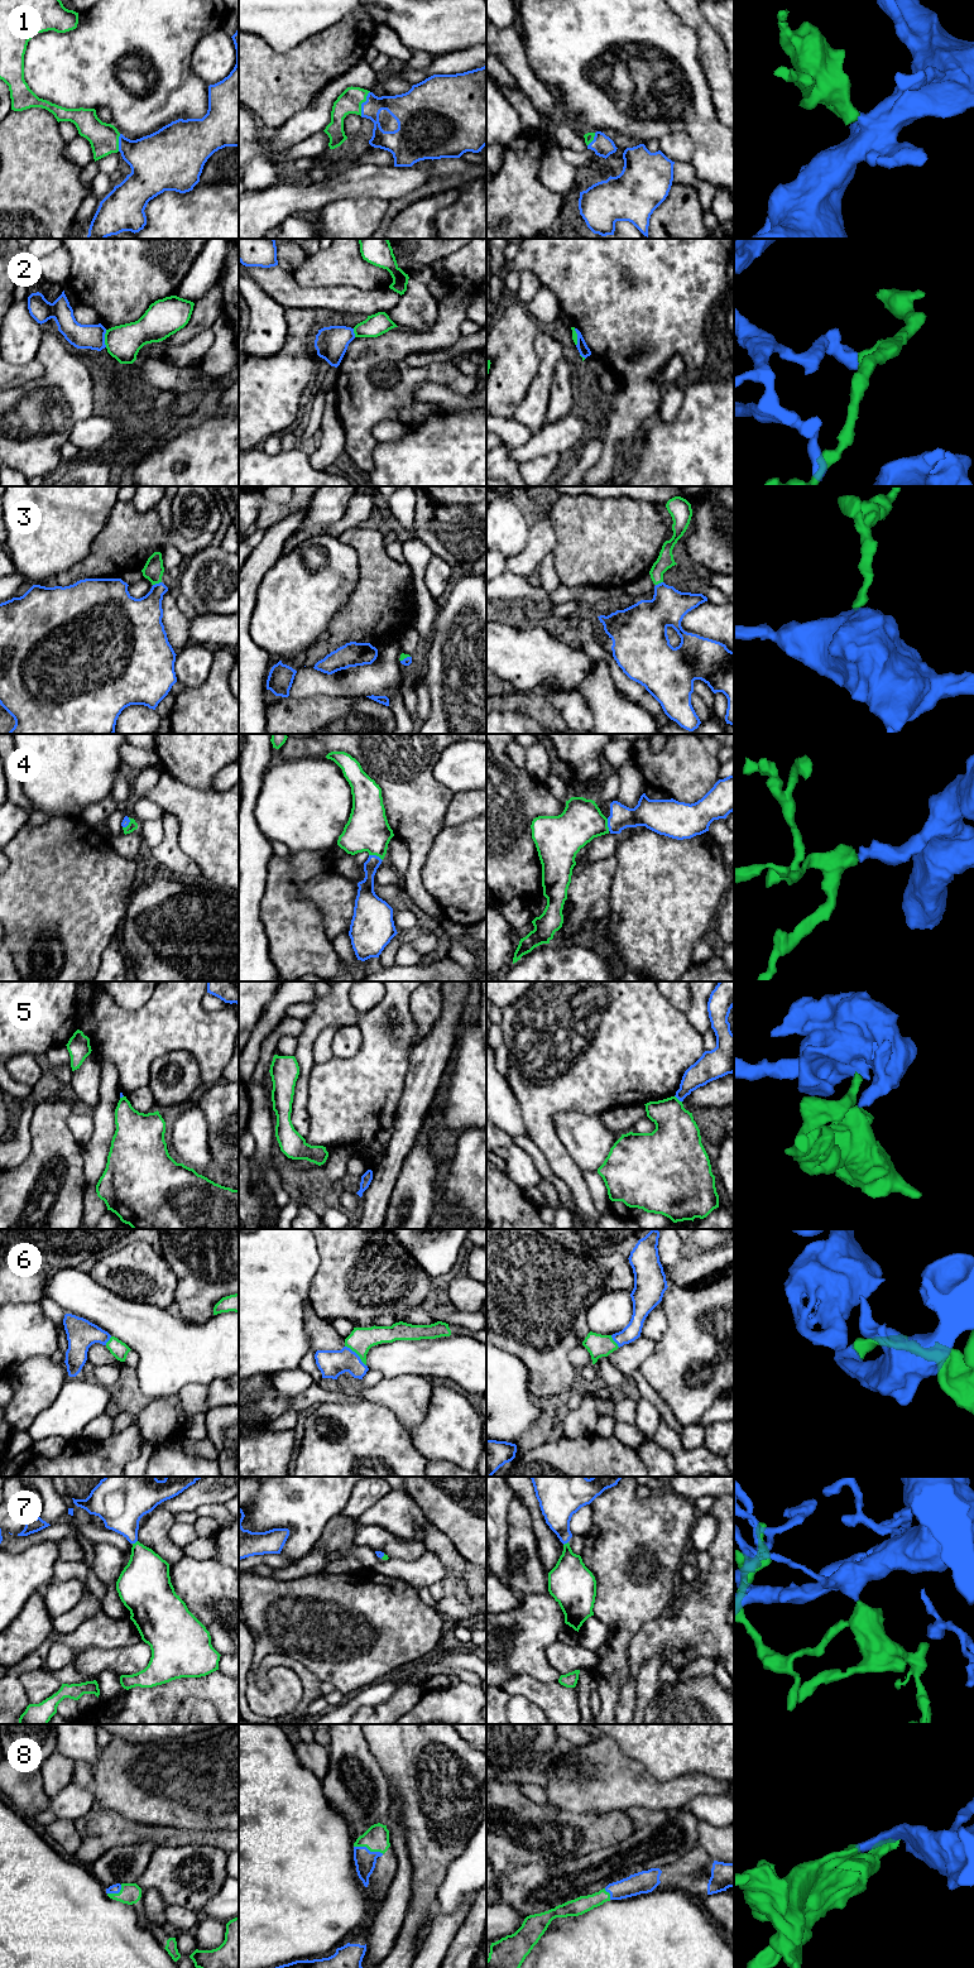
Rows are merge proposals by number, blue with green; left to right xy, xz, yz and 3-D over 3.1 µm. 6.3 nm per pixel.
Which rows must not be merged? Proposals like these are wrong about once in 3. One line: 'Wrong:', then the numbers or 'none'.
Wrong: 2, 5

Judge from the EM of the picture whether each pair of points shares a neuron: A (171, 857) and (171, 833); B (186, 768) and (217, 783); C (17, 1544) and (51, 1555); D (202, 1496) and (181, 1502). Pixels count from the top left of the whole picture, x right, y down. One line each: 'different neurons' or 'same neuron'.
A: same neuron
B: different neurons
C: different neurons
D: same neuron

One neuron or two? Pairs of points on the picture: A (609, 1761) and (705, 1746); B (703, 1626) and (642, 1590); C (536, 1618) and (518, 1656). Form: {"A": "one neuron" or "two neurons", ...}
{"A": "two neurons", "B": "two neurons", "C": "one neuron"}

